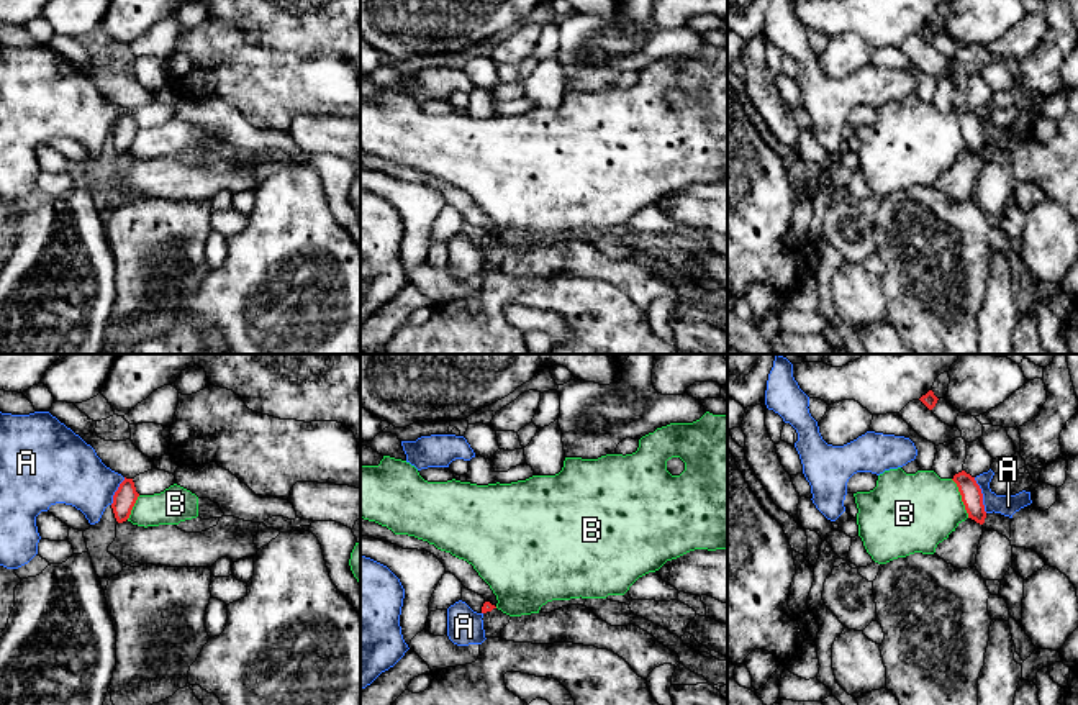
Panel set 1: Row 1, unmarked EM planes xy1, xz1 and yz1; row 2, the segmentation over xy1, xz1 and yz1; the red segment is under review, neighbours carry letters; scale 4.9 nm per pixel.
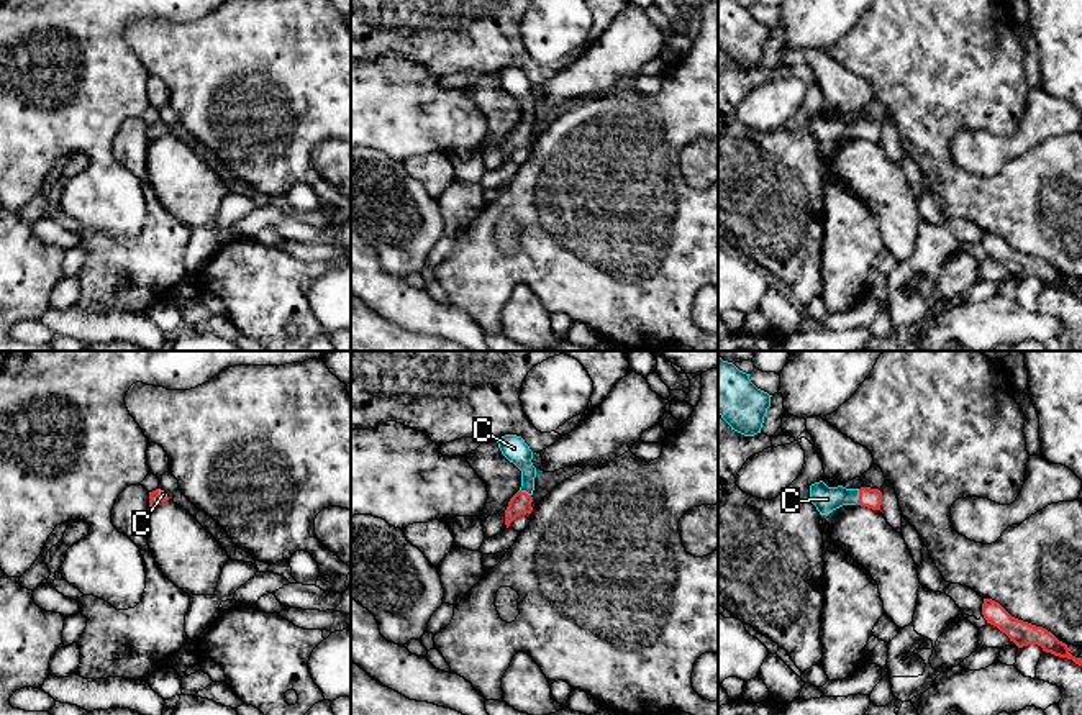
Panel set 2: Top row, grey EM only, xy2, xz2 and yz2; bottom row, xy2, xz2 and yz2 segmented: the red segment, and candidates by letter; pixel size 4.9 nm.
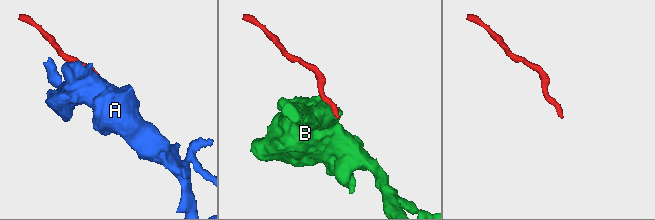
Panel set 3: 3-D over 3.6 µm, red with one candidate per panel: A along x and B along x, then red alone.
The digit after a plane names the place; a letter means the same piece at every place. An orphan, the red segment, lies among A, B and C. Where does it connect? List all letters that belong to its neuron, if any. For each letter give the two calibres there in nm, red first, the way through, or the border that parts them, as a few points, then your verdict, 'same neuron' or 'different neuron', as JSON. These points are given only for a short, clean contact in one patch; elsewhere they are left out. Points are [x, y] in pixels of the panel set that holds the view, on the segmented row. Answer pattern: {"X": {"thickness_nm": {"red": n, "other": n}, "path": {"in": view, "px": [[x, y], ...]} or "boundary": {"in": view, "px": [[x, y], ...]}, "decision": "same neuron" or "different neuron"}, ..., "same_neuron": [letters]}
{"A": {"thickness_nm": {"red": 110, "other": 100}, "boundary": {"in": "yz1", "px": [[973, 477], [987, 512]]}, "decision": "different neuron"}, "B": {"thickness_nm": {"red": 110, "other": 380}, "boundary": {"in": "yz1", "px": [[951, 479], [969, 517]]}, "decision": "different neuron"}, "C": {"thickness_nm": {"red": 100, "other": 130}, "path": {"in": "yz2", "px": [[869, 497], [859, 497], [827, 499]]}, "decision": "same neuron"}, "same_neuron": ["C"]}

